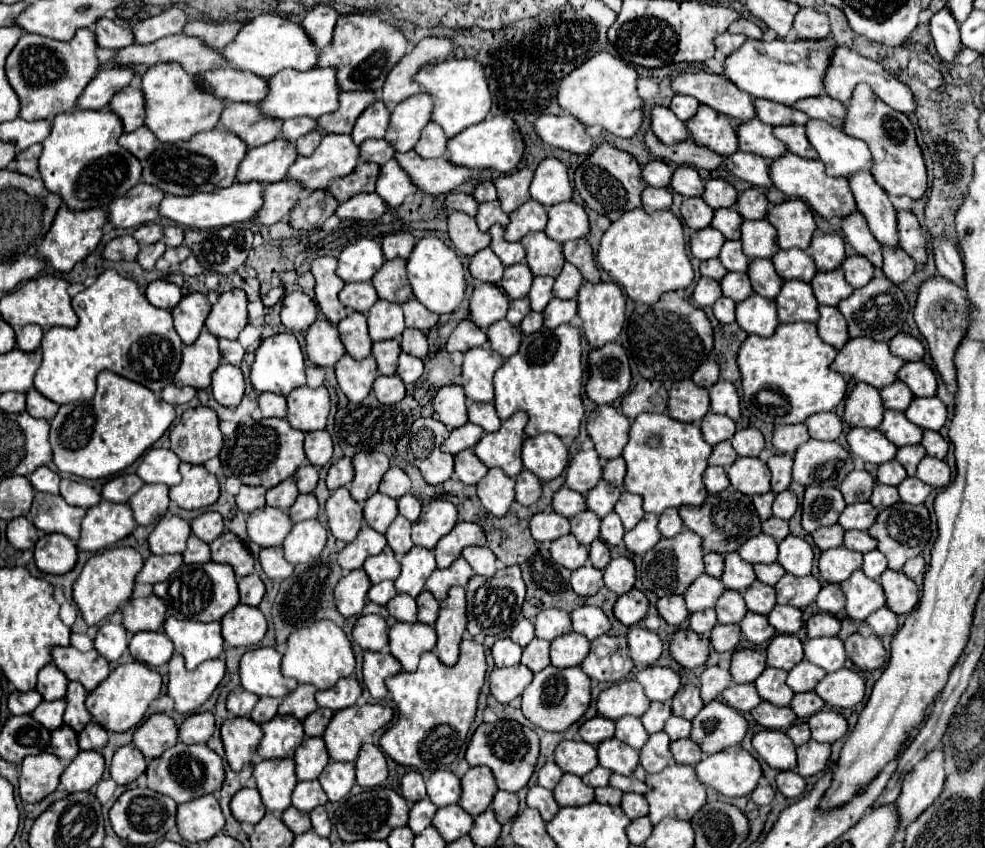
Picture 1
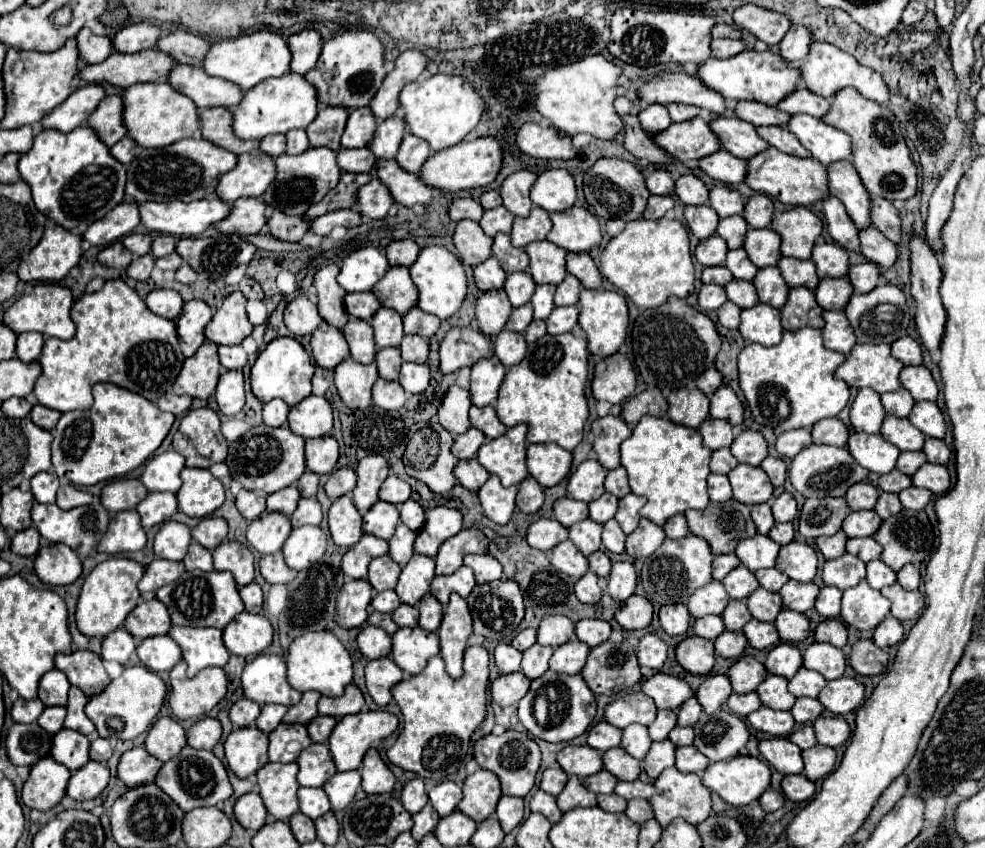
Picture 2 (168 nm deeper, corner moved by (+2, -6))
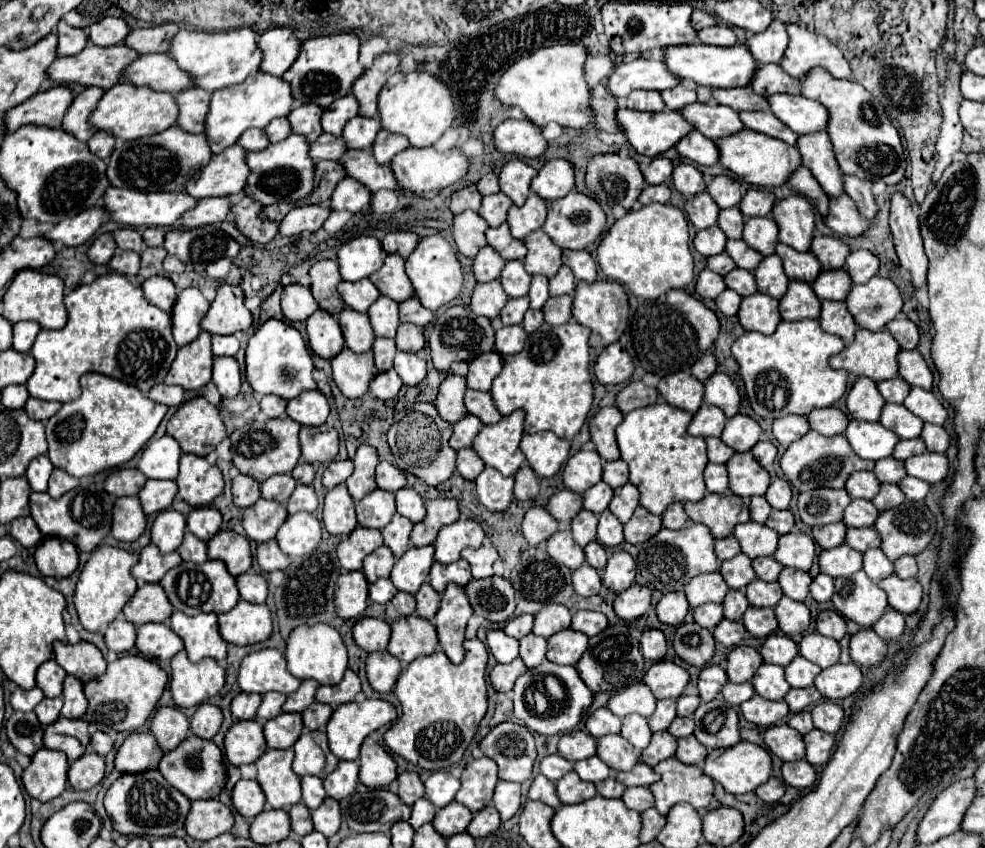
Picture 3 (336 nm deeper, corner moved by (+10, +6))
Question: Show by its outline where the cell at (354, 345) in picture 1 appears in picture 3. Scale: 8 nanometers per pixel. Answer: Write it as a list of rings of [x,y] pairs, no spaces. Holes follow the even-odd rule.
[[[343,310],[339,314],[339,322],[345,334],[345,344],[347,348],[351,348],[353,352],[367,352],[373,346],[375,334],[373,328],[369,324],[369,316],[355,312],[355,310]]]

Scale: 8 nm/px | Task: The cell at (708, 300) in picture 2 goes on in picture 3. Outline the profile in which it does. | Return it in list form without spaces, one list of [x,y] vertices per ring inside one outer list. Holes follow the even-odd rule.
[[[703,270],[699,276],[697,276],[697,286],[695,286],[695,292],[701,296],[701,298],[711,298],[715,300],[723,290],[725,290],[725,280],[721,274],[715,274],[711,270]]]

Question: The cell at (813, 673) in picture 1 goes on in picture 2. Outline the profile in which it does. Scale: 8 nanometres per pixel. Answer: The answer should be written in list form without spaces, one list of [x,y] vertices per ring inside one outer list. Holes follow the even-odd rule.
[[[801,666],[797,670],[797,674],[789,680],[789,692],[791,694],[793,692],[801,692],[801,694],[795,694],[795,698],[799,698],[799,696],[817,698],[819,692],[825,688],[825,684],[827,684],[827,680],[821,674],[817,674],[817,672],[807,670],[807,668]]]

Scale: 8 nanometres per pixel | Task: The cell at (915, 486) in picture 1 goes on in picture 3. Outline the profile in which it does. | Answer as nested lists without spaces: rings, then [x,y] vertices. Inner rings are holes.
[[[905,476],[901,482],[899,482],[899,488],[903,490],[903,494],[909,498],[909,500],[923,500],[929,492],[929,484],[919,480],[919,478],[911,478],[911,476]]]

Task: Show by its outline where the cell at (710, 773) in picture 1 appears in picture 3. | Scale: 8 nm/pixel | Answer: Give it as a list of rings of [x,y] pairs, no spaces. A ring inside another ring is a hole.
[[[741,740],[739,744],[731,746],[731,748],[719,748],[719,750],[713,750],[707,760],[705,760],[705,766],[703,766],[703,772],[707,776],[711,776],[715,782],[719,782],[727,792],[731,794],[747,794],[747,792],[753,792],[757,790],[761,784],[765,784],[771,776],[771,756],[769,752],[759,746],[759,744],[753,744],[753,742],[745,742]]]

